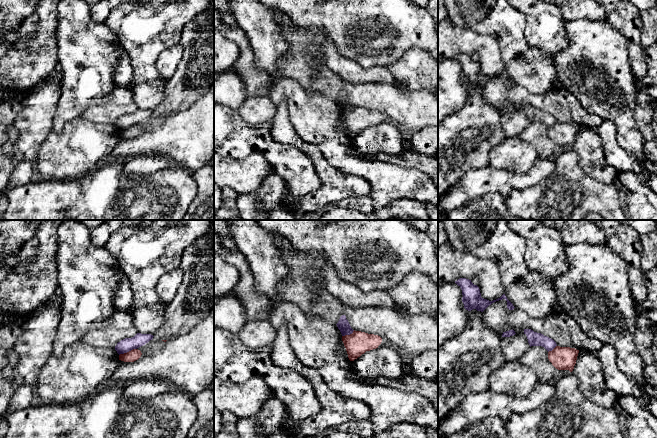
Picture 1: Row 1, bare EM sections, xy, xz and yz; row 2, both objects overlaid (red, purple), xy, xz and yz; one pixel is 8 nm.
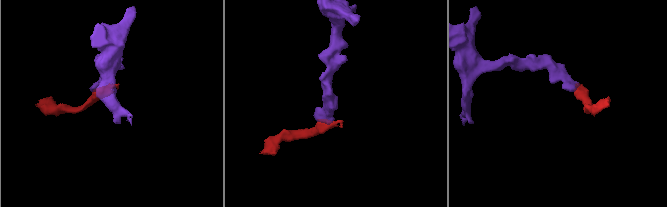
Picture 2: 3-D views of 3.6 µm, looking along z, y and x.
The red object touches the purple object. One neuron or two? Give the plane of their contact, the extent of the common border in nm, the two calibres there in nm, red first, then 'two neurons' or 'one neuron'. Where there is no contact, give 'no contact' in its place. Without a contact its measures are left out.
meets red in xy; contact 160 nm long; 90 nm thick on the red side, 110 nm on the other; two neurons

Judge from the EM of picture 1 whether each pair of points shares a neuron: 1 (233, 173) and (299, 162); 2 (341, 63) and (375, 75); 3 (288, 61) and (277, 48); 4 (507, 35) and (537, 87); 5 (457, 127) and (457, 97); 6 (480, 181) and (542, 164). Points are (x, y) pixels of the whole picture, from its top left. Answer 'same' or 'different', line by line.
1: different
2: same
3: different
4: same
5: different
6: same

